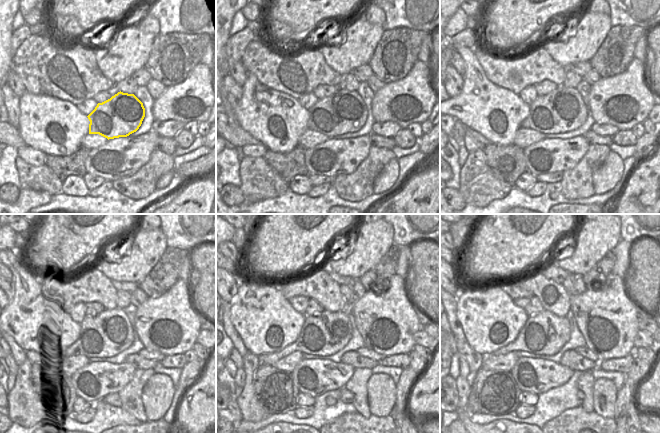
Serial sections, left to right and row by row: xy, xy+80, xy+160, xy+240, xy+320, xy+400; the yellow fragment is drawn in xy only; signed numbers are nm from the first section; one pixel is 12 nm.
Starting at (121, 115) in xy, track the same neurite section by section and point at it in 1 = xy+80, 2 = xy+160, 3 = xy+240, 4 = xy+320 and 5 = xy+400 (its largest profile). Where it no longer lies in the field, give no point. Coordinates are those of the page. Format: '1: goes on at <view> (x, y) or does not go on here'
1: goes on at xy+80 (343, 112)
2: goes on at xy+160 (563, 110)
3: goes on at xy+240 (107, 334)
4: goes on at xy+320 (324, 334)
5: goes on at xy+400 (545, 333)

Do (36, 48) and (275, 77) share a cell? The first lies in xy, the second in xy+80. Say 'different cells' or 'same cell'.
same cell

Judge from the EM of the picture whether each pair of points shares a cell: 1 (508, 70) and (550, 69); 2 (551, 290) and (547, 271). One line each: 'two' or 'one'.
1: one
2: two

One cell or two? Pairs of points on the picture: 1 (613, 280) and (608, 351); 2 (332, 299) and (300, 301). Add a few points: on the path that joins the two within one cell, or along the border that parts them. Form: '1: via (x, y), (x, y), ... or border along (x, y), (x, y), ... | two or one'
1: via (610, 298), (609, 333) | one
2: border along (308, 297), (296, 295), (288, 299) | two

